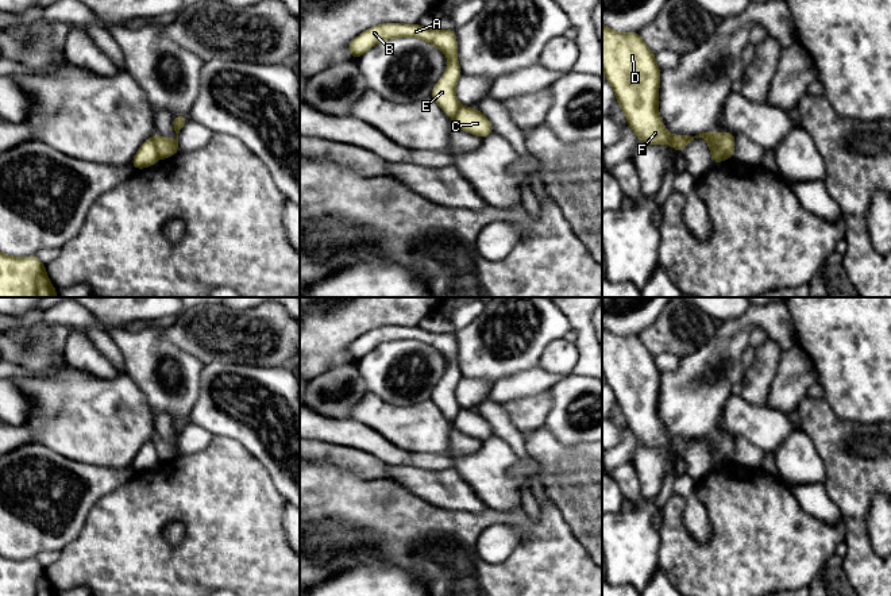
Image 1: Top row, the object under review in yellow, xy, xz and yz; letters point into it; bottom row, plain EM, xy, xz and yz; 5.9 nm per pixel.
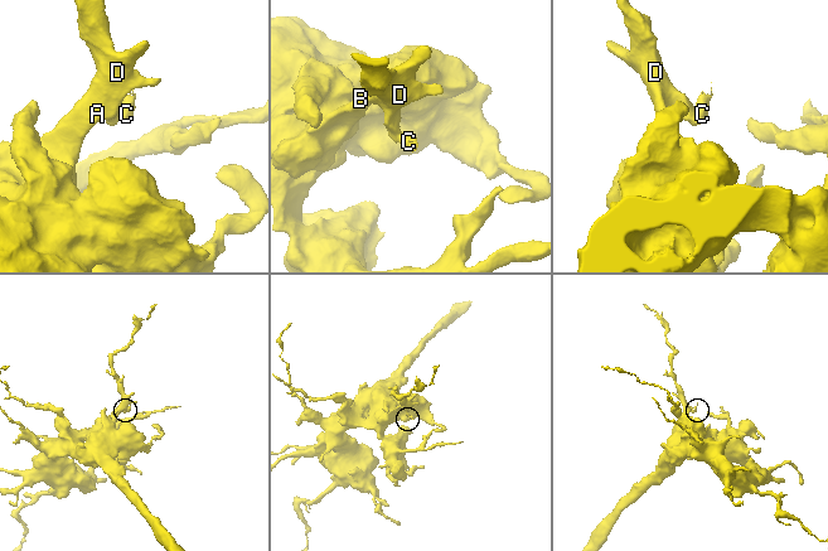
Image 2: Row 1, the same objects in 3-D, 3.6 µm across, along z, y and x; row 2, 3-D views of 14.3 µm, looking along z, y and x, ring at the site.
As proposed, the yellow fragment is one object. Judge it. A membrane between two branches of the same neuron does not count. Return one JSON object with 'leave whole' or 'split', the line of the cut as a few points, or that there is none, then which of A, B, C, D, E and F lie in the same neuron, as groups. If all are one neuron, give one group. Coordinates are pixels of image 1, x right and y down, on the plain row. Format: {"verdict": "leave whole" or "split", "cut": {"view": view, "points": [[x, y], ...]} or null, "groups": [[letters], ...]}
{"verdict": "split", "cut": {"view": "yz", "points": [[716, 438], [718, 450], [729, 460]]}, "groups": [["A", "B", "D", "E", "F"], ["C"]]}

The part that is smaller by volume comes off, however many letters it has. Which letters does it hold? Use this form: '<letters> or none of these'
C

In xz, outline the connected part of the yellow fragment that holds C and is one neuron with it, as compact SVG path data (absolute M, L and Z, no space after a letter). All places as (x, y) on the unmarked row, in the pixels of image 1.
M462 408L452 423L456 430L477 439L485 441L494 435L487 420L479 412L471 409Z

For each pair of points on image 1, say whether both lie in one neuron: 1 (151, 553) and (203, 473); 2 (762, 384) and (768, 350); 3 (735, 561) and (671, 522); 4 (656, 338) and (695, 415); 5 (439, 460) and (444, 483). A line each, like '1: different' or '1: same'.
1: same
2: same
3: same
4: different
5: different

